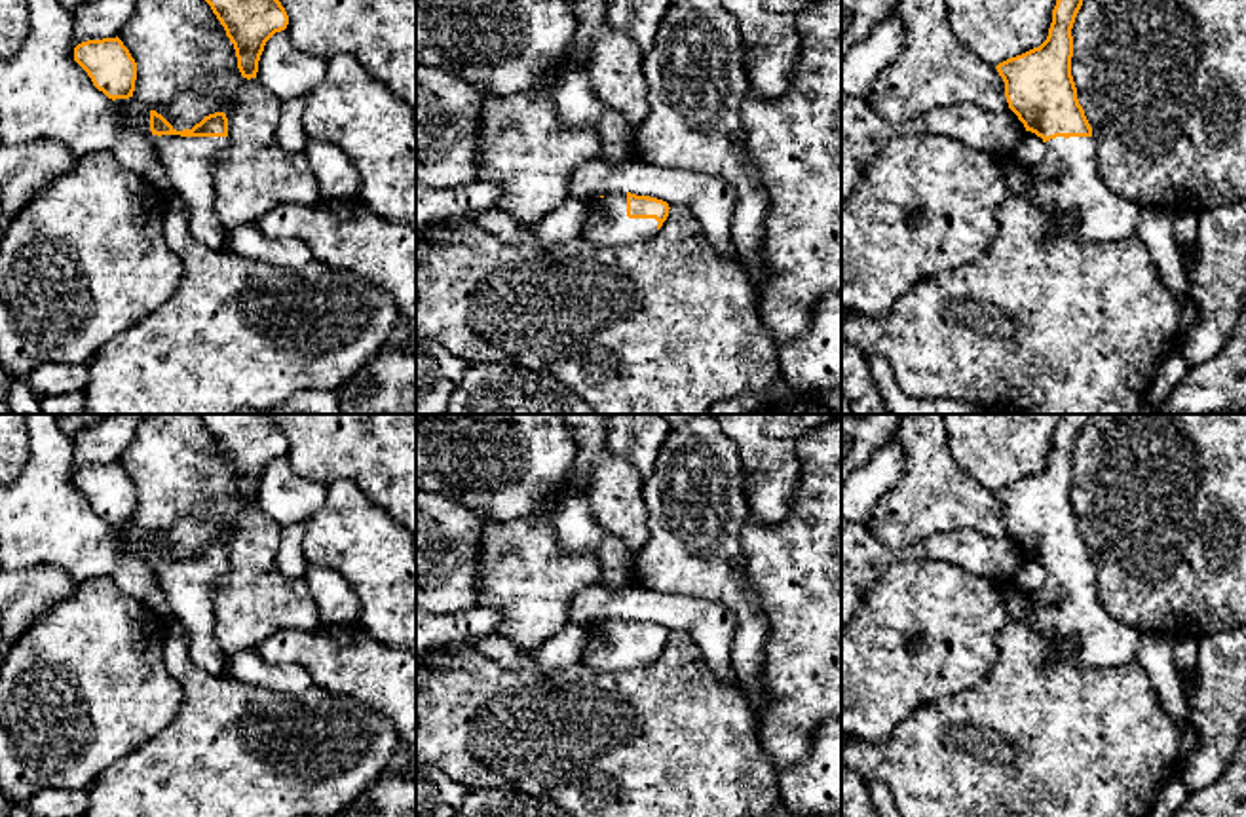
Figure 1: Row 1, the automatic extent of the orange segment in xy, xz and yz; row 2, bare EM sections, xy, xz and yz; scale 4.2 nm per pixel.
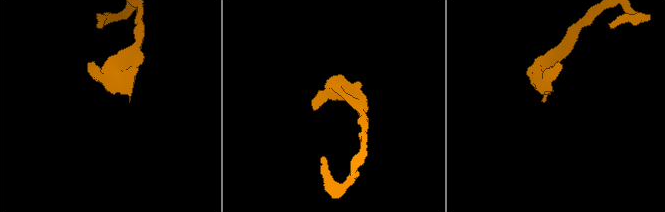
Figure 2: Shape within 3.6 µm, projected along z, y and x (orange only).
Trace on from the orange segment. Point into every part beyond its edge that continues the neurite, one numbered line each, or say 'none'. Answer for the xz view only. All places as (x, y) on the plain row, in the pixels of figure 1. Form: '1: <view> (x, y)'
1: xz (606, 648)

